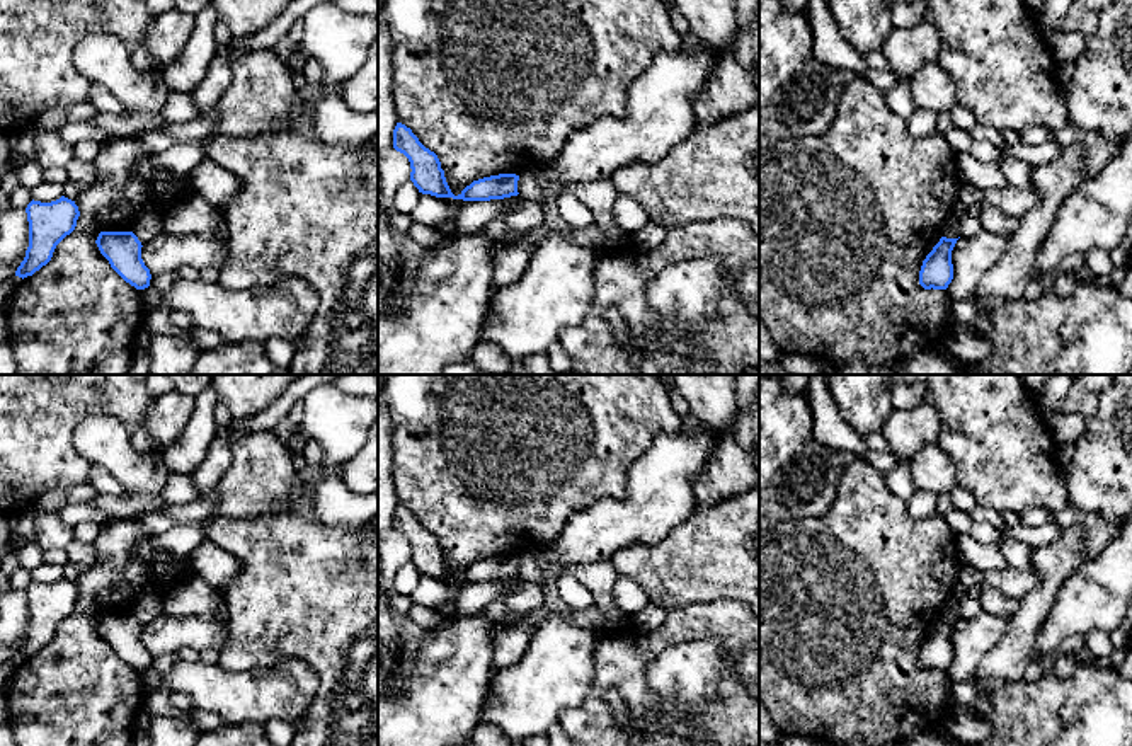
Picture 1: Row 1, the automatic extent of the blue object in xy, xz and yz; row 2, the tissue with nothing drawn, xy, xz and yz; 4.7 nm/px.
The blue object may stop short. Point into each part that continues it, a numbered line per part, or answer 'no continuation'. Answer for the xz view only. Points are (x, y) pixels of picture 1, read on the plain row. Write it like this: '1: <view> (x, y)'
no continuation

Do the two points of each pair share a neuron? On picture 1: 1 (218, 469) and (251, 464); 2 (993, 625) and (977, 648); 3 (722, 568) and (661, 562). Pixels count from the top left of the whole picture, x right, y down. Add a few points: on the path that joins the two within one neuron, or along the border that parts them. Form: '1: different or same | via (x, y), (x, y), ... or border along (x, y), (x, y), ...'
1: different | border along (230, 445), (232, 465), (215, 486)
2: same | via (988, 631), (977, 642)
3: same | via (707, 564), (676, 564)

